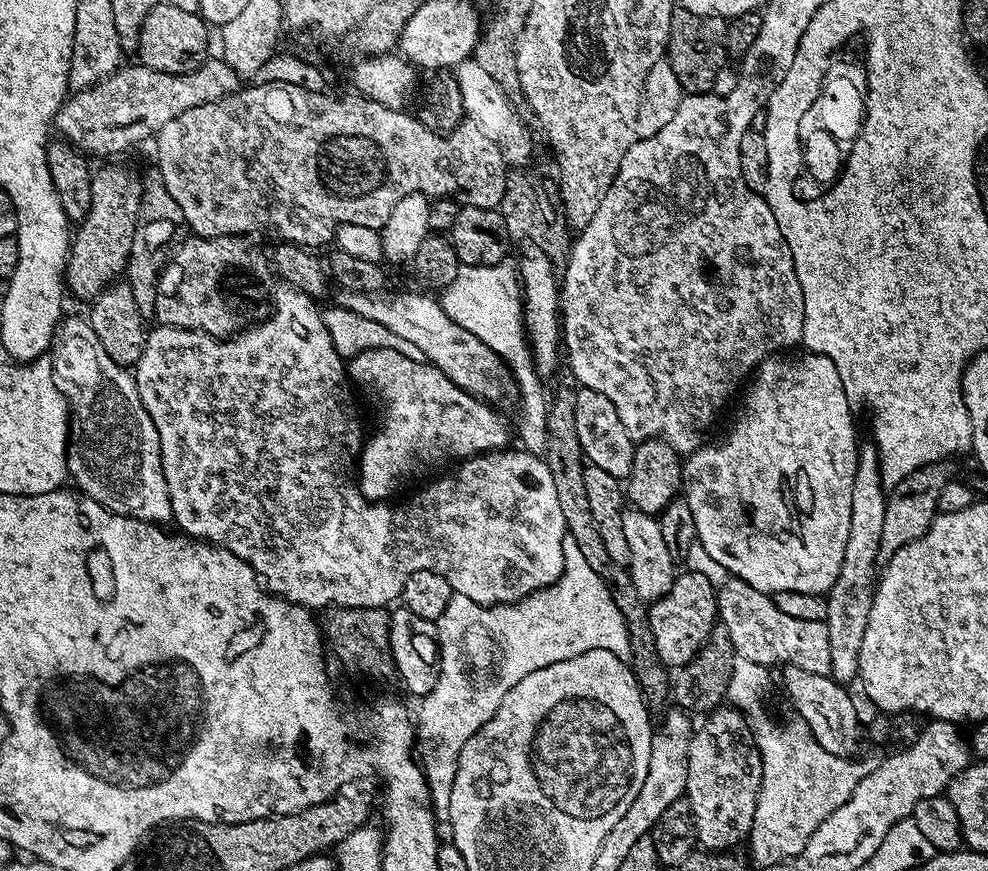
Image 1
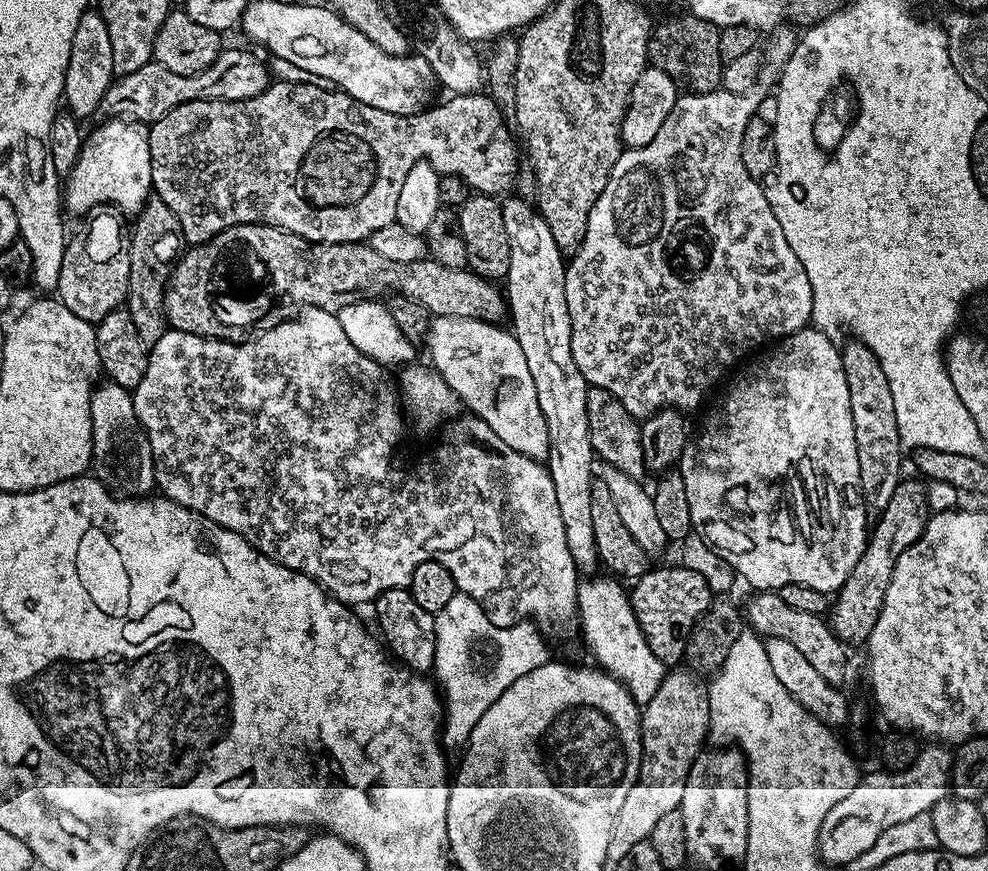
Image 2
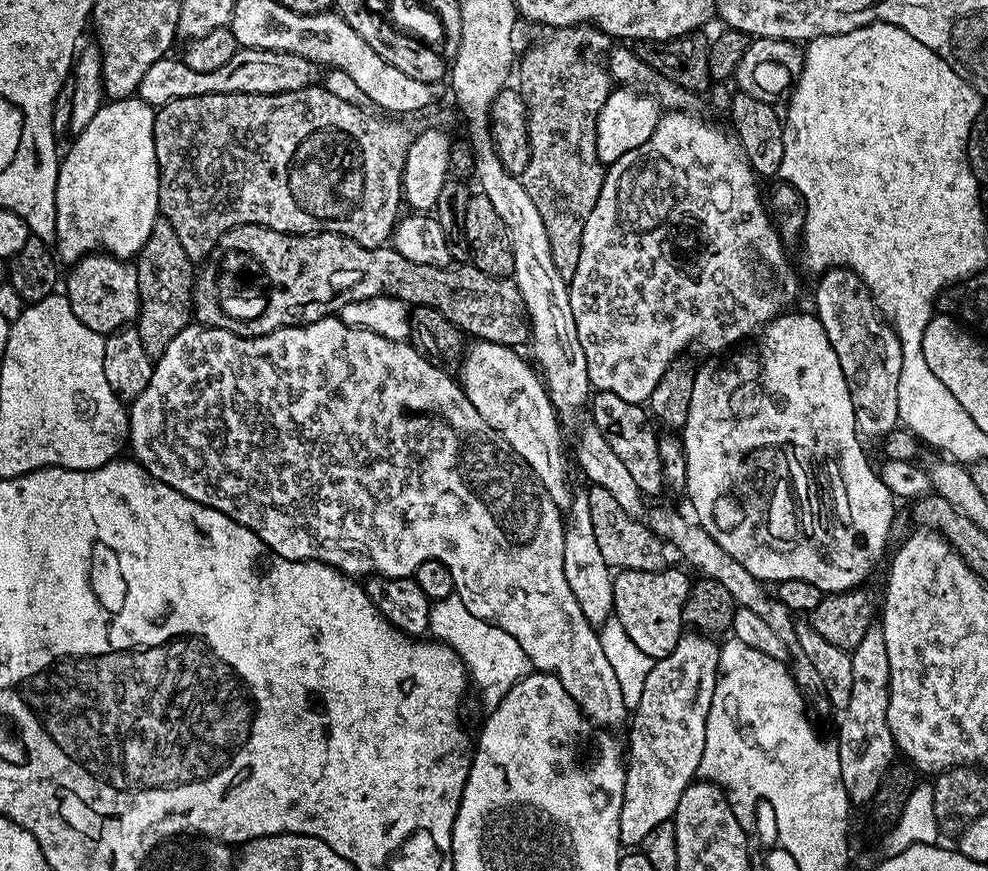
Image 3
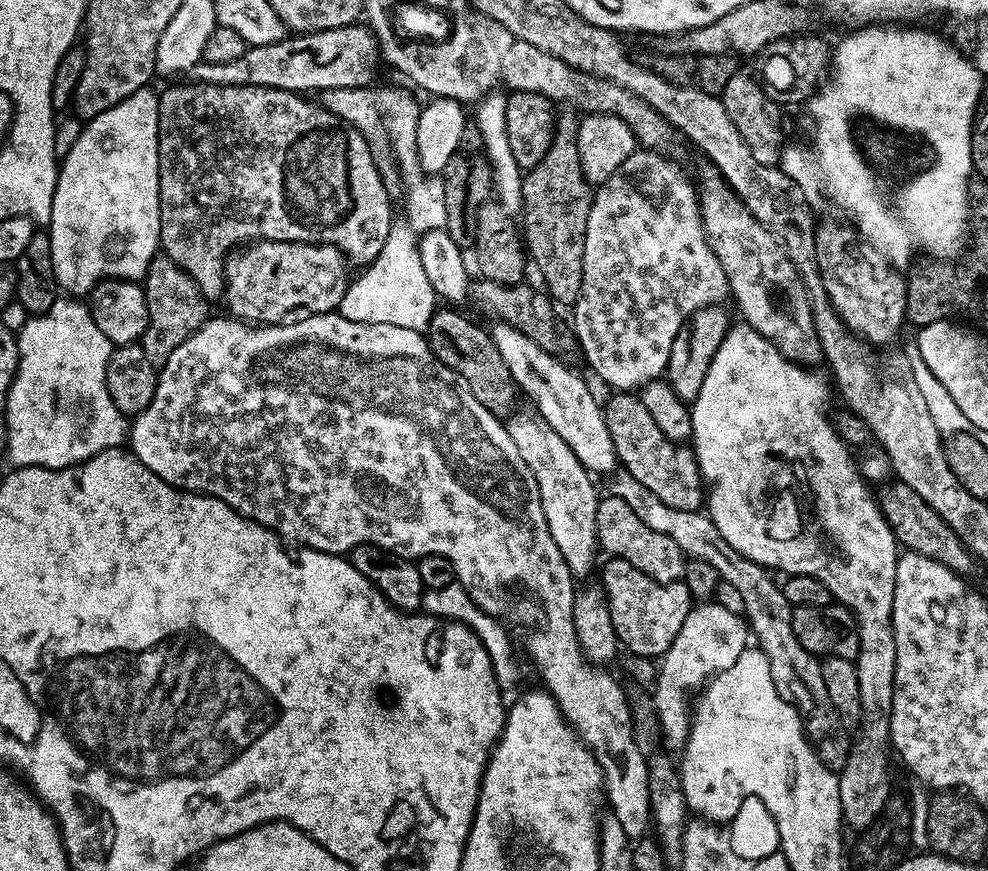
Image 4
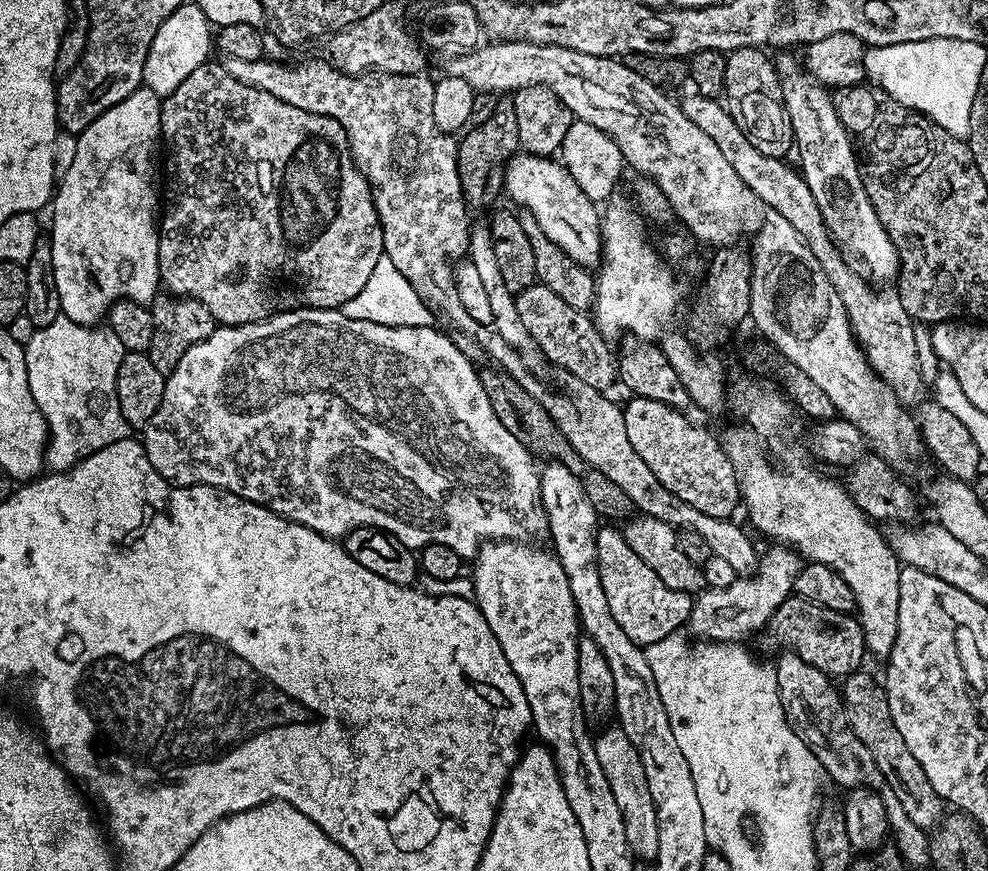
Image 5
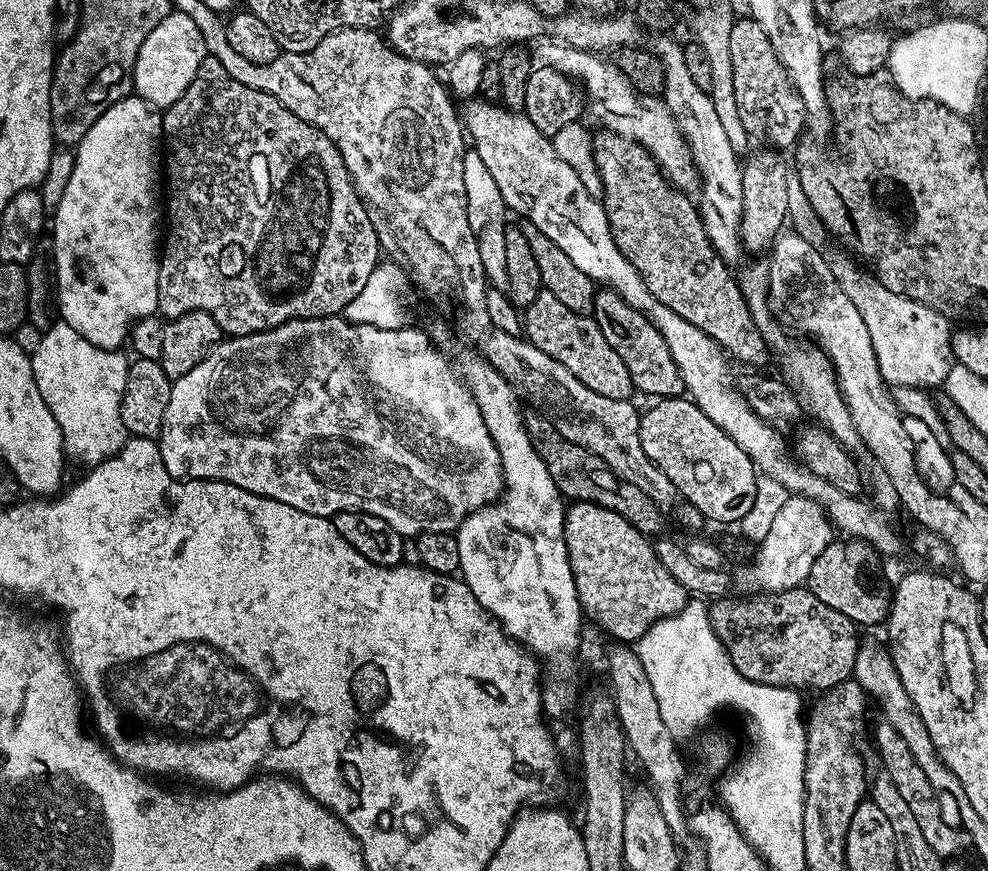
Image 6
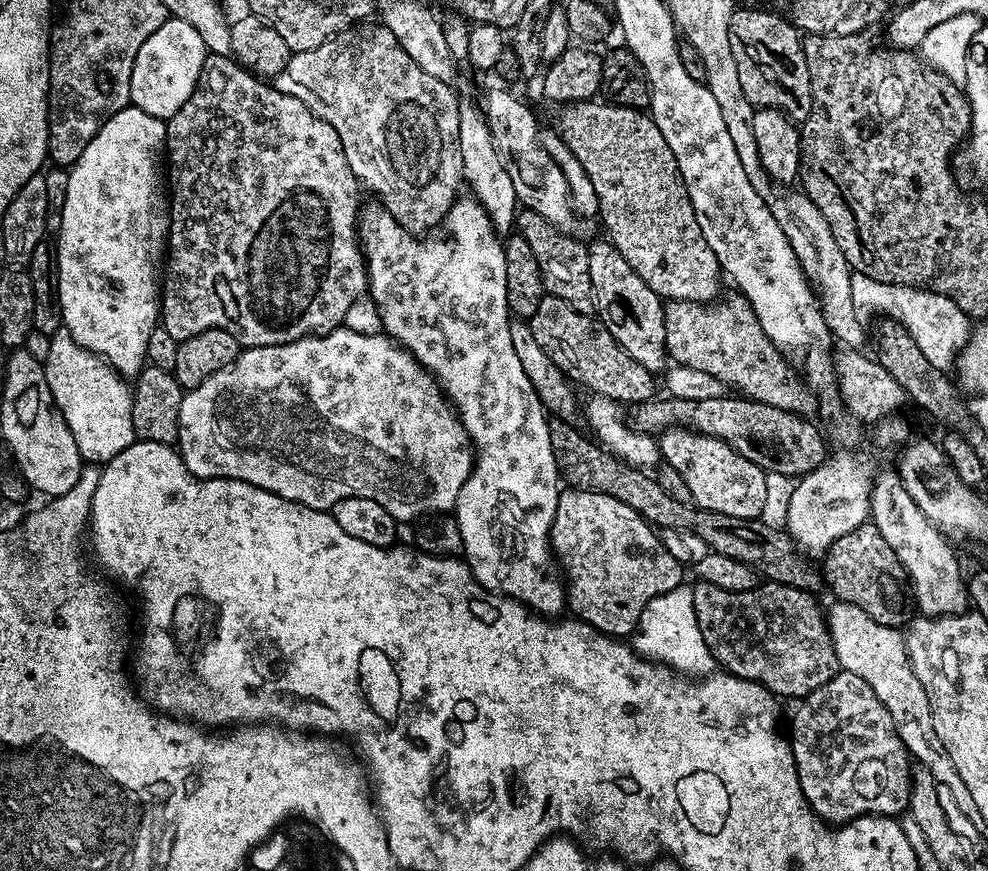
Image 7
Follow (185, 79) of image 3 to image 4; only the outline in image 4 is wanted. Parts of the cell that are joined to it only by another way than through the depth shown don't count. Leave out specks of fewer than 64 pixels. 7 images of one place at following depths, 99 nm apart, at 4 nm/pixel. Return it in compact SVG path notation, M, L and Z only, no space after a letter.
M363 23L348 24L345 28L327 28L321 32L305 32L292 34L283 40L258 46L249 47L242 58L234 58L234 62L225 64L195 64L190 76L193 81L201 84L257 84L259 88L281 88L297 94L312 94L315 88L327 90L330 88L363 88L371 85L376 76L376 63L381 63L382 53L380 44L372 29Z

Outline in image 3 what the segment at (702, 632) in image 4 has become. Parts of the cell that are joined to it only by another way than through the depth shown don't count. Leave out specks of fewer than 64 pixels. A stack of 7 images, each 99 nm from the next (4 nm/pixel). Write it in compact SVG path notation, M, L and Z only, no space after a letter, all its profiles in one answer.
M688 630L681 635L668 656L655 661L646 674L646 687L642 689L642 702L630 716L632 729L626 740L626 767L624 770L624 797L620 811L620 843L624 846L643 845L646 834L654 826L671 820L676 812L678 798L697 779L702 762L702 750L706 746L706 718L710 714L710 702L714 698L714 686L720 671L721 645L715 644L711 635Z

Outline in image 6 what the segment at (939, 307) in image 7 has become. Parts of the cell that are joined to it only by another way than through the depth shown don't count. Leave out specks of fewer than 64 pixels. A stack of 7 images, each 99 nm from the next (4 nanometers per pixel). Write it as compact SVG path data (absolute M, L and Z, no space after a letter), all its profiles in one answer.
M799 173L788 174L787 193L788 222L790 228L792 224L791 231L806 239L806 242L810 242L818 250L823 260L830 266L835 281L862 315L862 320L870 333L872 352L878 359L880 374L885 383L892 388L933 390L932 388L938 386L943 387L955 364L952 344L954 328L951 319L926 306L925 303L888 290L875 277L862 277L861 270L848 259L849 253L835 243L830 244L830 233L803 193Z

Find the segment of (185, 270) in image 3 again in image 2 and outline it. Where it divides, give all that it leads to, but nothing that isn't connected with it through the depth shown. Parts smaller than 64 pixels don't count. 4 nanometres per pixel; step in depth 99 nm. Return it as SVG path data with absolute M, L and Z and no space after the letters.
M158 198L149 199L148 203L135 217L136 225L132 228L132 244L128 248L130 258L130 286L126 311L134 318L138 334L146 346L151 346L162 338L166 330L164 318L164 292L171 277L173 267L181 255L182 237L180 223L174 218L174 210Z

